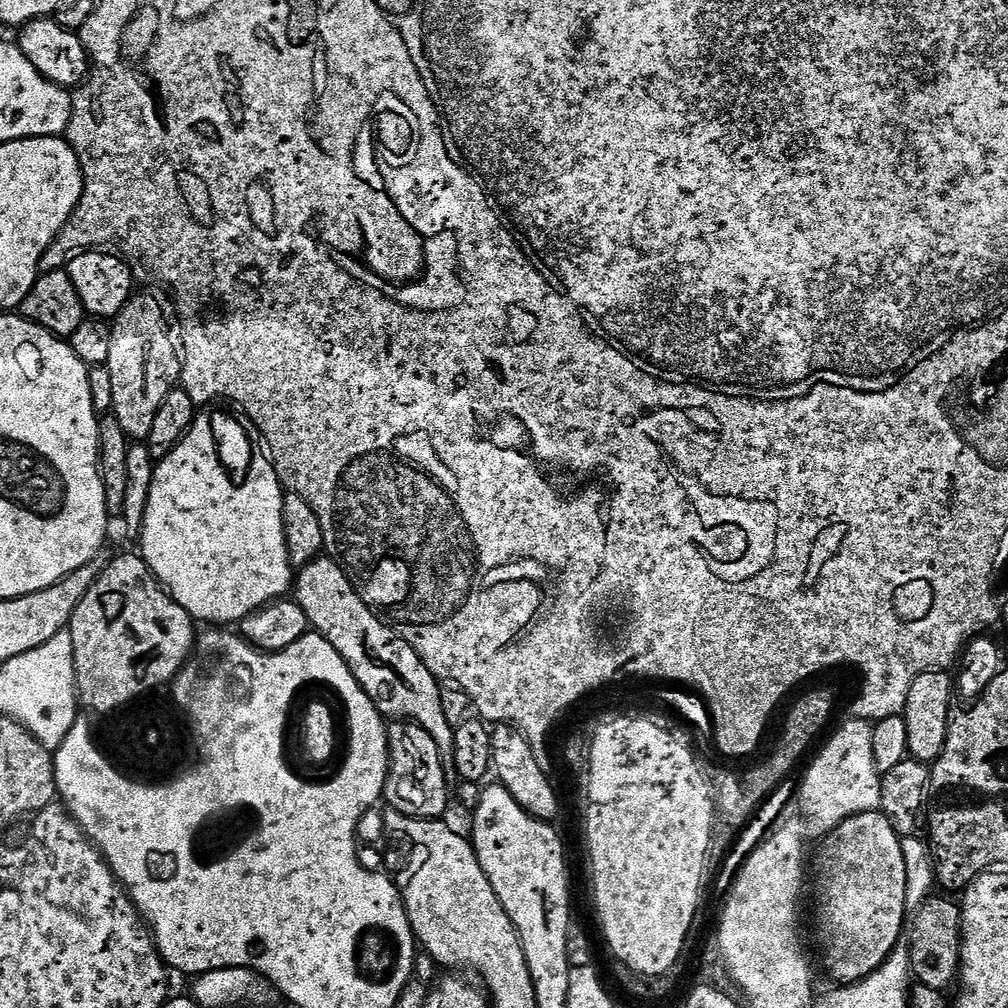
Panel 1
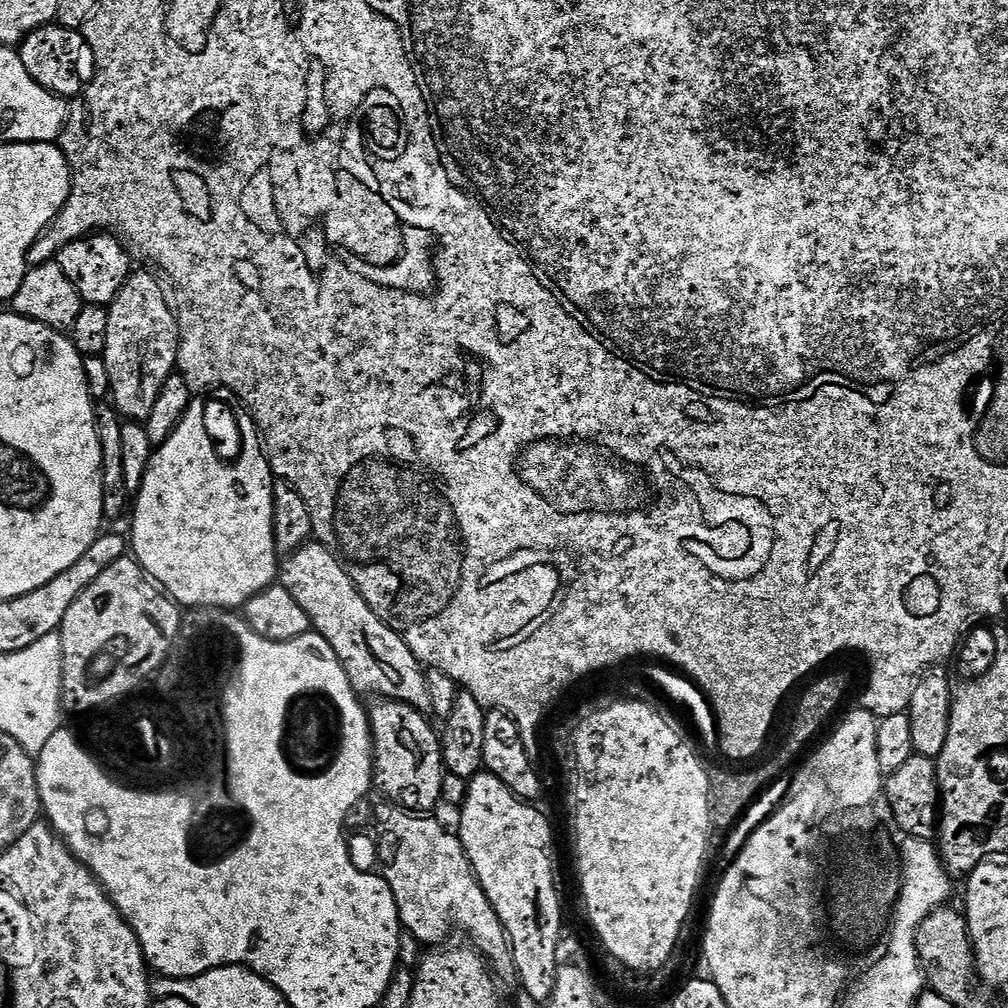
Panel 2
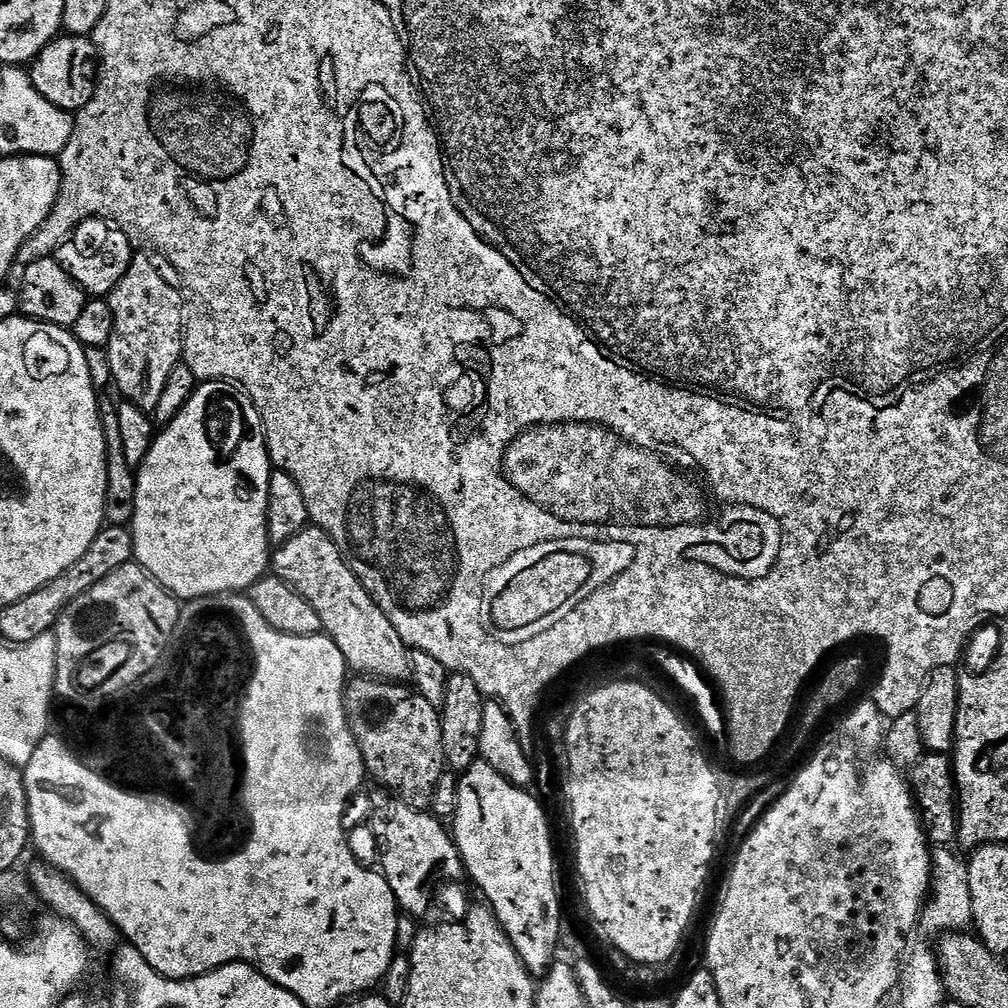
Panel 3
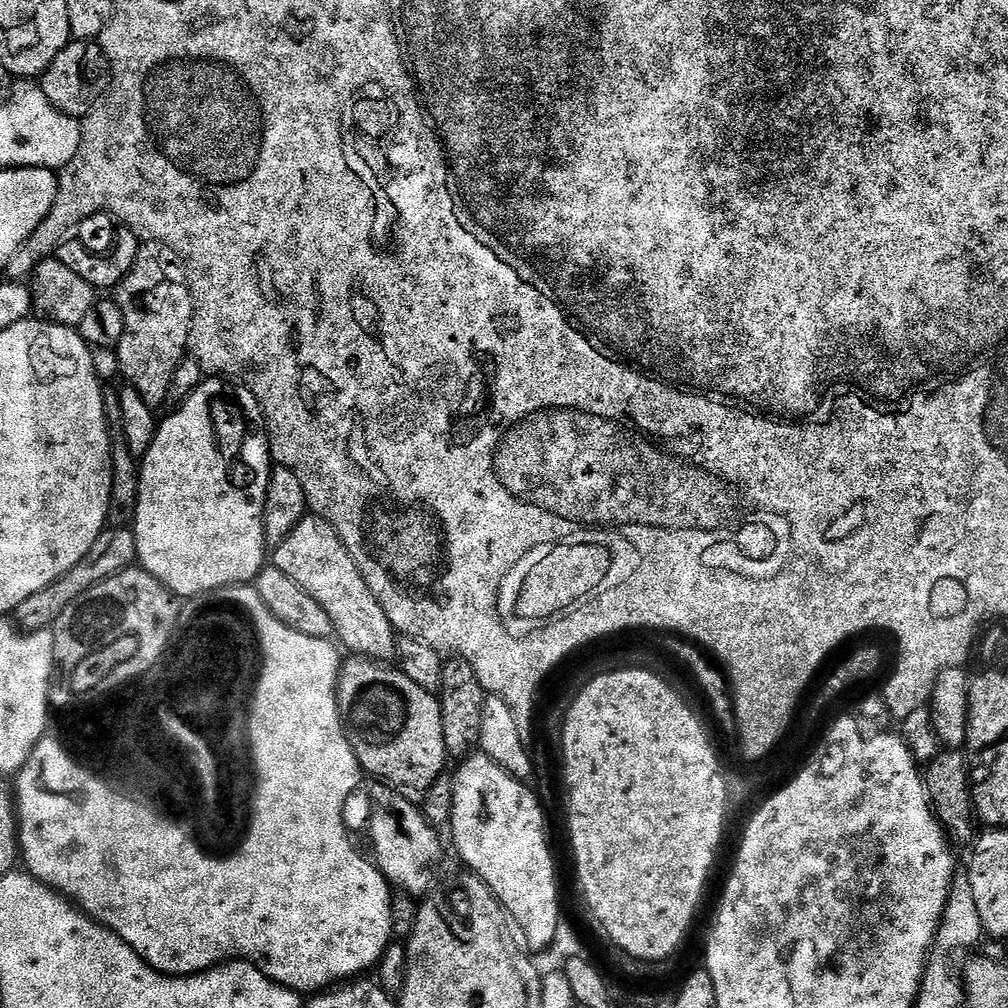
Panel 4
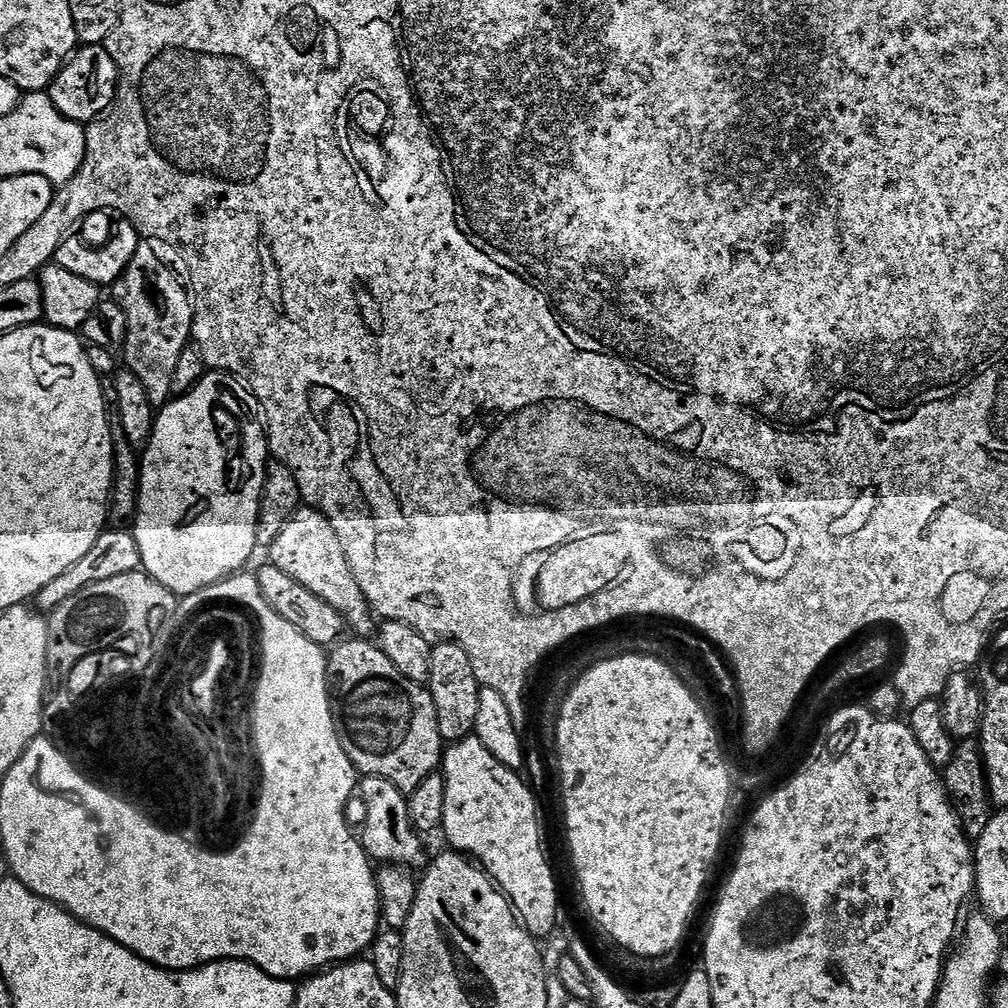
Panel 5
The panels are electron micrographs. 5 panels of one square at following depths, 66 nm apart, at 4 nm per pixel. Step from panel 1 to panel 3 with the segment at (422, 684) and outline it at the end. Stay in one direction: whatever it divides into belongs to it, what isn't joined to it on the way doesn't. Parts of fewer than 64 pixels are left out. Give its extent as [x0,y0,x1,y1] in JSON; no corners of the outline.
[270,528,412,682]

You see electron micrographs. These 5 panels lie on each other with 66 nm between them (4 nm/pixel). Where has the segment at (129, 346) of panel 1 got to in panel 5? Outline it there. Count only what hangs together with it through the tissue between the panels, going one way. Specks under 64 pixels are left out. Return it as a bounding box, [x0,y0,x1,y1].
[111,239,194,406]

